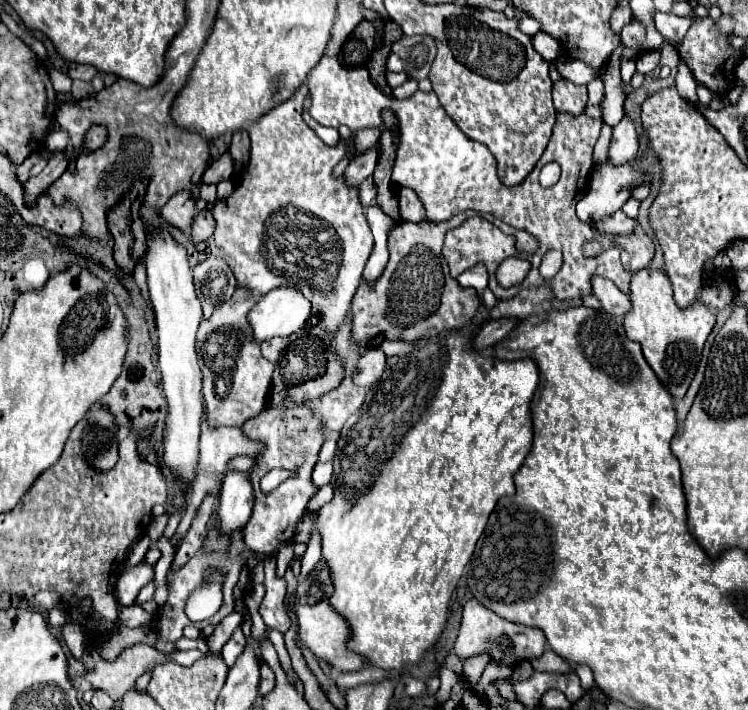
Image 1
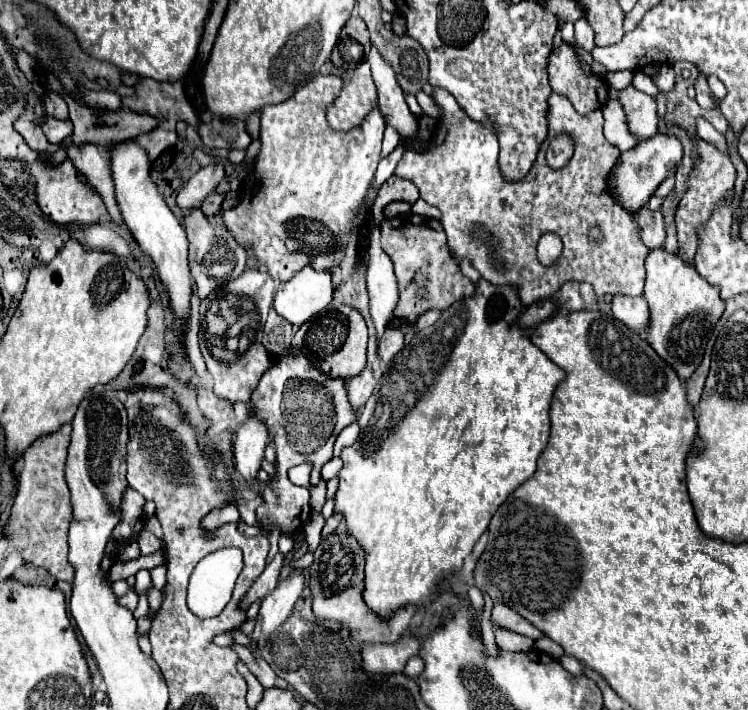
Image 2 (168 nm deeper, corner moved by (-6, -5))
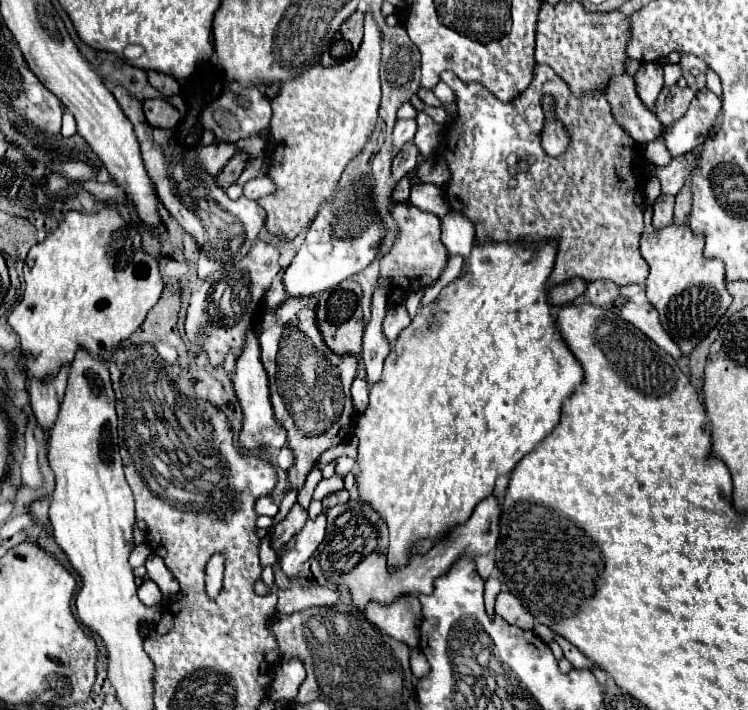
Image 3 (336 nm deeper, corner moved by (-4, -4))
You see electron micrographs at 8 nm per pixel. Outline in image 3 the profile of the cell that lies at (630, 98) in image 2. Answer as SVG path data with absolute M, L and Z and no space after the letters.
M648 62L648 64L642 64L640 70L636 72L634 76L634 82L636 82L636 92L638 92L638 98L642 100L642 104L652 110L654 104L656 104L656 98L664 86L664 78L662 78L662 68L654 62Z

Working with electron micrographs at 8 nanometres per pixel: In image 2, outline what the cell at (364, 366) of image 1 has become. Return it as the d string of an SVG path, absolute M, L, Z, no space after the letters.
M386 327L386 333L378 343L378 355L382 357L384 363L390 363L392 357L402 349L402 345L404 345L404 333L396 327Z

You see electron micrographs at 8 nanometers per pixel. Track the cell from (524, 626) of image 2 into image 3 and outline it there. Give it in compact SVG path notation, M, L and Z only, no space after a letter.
M506 592L498 594L496 614L502 616L512 626L518 626L522 630L532 630L534 628L534 618L528 614L528 610L522 606L522 602L518 602L518 598L514 598L512 594L506 594Z

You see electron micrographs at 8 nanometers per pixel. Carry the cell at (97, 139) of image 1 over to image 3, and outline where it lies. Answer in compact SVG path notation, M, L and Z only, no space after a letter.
M164 102L164 106L142 106L142 108L144 108L144 116L148 124L154 128L172 130L180 118L178 112L168 102Z

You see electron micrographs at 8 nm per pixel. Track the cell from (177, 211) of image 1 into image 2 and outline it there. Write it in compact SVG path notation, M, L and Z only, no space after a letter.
M210 163L206 167L202 167L188 183L186 187L180 189L178 193L178 207L188 211L192 207L200 207L200 203L204 201L206 195L210 195L218 183L226 177L224 171L224 163Z

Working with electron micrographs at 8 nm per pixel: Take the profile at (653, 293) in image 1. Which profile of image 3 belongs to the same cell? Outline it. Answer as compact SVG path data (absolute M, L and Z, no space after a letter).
M646 204L644 222L646 222L646 230L644 230L644 236L642 236L642 242L640 242L640 252L642 252L644 260L648 262L648 266L650 266L646 298L660 312L662 328L678 344L680 352L684 356L688 356L700 344L700 340L704 340L704 336L714 328L714 324L722 318L722 314L726 312L726 308L732 302L732 296L728 294L726 284L724 284L722 262L718 262L718 260L704 262L704 258L702 258L702 238L694 238L694 234L690 234L688 226L674 226L672 224L672 226L666 226L662 230L654 230L652 228L650 204Z

